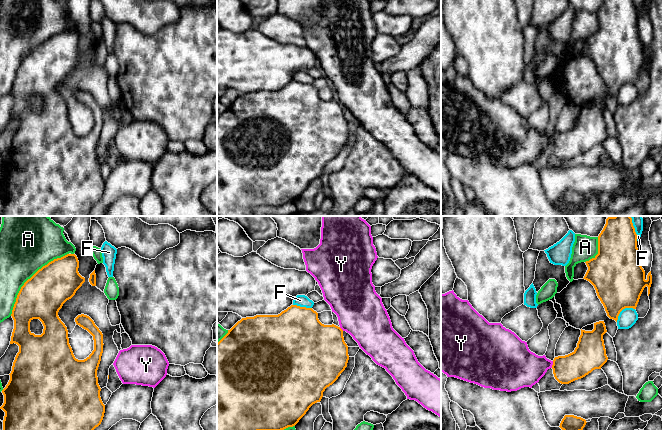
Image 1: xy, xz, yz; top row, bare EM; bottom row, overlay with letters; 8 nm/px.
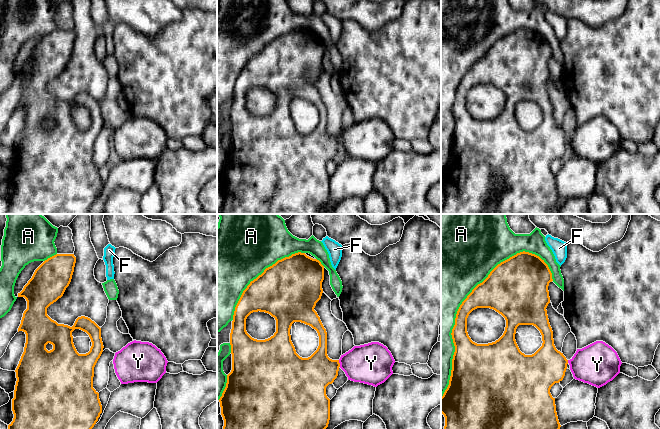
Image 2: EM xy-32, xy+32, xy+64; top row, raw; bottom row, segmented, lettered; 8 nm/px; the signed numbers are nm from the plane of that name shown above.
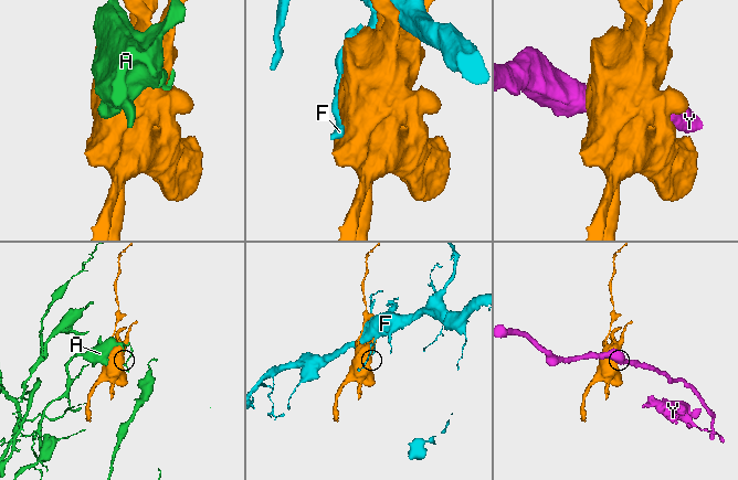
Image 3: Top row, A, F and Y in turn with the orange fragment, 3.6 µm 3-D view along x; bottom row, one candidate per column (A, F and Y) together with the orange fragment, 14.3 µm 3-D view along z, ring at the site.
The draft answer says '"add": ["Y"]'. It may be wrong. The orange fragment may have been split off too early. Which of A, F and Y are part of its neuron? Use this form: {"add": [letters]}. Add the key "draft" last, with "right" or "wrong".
{"add": [], "draft": "wrong"}

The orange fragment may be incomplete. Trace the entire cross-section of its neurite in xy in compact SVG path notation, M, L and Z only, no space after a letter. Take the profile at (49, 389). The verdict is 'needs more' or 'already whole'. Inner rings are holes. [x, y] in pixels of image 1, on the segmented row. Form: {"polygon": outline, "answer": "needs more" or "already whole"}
{"polygon": "M67 254L54 259L39 269L21 287L12 310L14 329L10 344L17 344L19 352L13 362L10 380L2 390L4 403L0 407L5 412L3 430L94 430L104 417L105 405L103 404L98 384L97 370L103 353L103 334L87 315L81 314L75 318L77 325L87 330L94 340L94 350L84 360L75 358L69 344L68 330L58 316L63 304L71 299L76 291L85 282L79 272L79 261L75 254ZM39 319L43 326L43 333L35 335L30 331L30 322Z", "answer": "already whole"}

